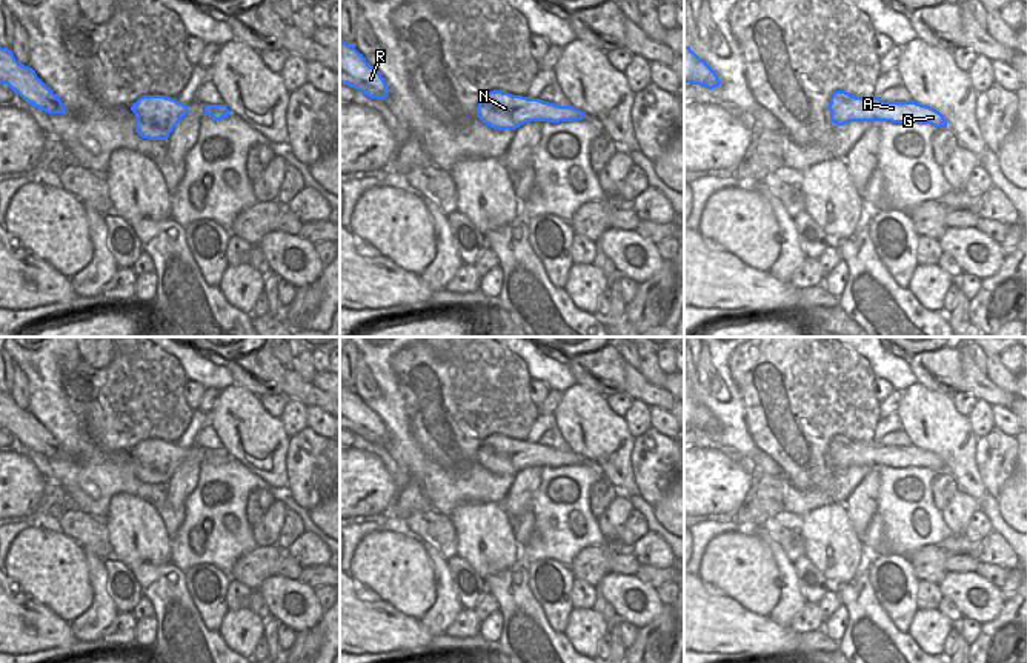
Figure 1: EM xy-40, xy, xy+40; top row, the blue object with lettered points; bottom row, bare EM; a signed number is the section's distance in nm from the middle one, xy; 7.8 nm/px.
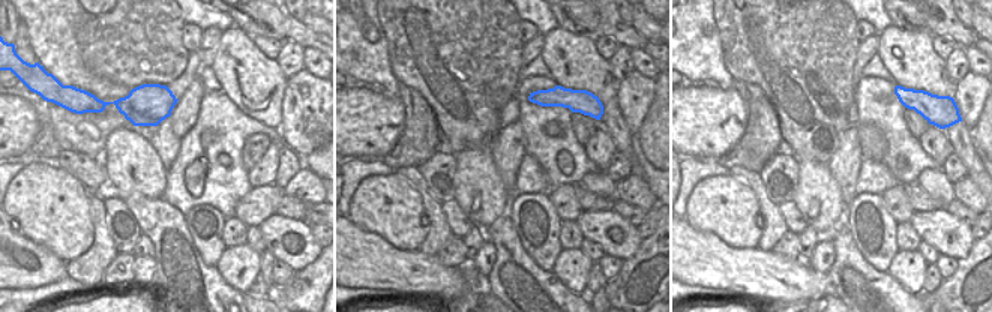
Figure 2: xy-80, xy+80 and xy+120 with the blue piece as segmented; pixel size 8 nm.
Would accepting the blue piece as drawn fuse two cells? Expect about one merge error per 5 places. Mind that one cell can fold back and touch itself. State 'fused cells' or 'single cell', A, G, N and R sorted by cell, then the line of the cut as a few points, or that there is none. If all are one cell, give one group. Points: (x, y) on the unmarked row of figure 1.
single cell; A G N R; no cut

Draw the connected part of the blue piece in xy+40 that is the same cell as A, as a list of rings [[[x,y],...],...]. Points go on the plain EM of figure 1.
[[[835,435],[829,448],[830,466],[843,471],[850,466],[919,466],[935,472],[947,472],[944,460],[927,451],[910,446],[884,446],[879,441],[856,441]]]

